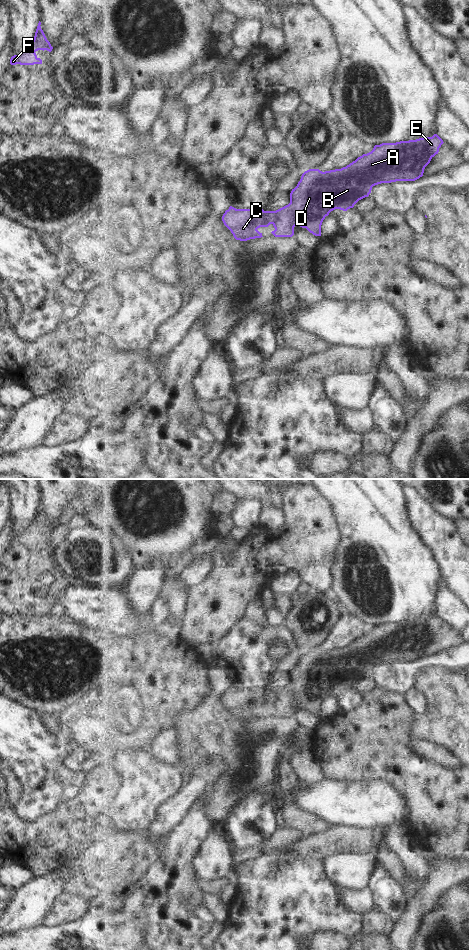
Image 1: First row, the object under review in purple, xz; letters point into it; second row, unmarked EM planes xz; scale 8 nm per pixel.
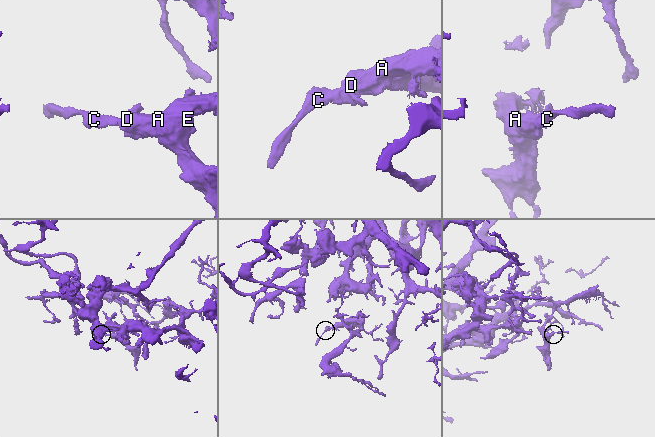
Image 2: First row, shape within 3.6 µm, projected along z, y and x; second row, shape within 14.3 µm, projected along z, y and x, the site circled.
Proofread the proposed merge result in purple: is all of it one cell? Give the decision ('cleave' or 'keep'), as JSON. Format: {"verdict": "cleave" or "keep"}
{"verdict": "keep"}

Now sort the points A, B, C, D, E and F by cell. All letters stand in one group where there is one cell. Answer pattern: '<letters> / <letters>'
A B C D E F

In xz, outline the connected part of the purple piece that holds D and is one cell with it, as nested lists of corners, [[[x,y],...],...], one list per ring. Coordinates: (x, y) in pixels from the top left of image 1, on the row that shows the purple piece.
[[[434,134],[432,137],[416,140],[375,145],[371,152],[363,154],[341,169],[325,172],[319,169],[305,171],[290,193],[290,203],[276,211],[236,209],[230,206],[223,214],[222,221],[234,238],[240,241],[263,237],[257,229],[268,227],[270,224],[275,228],[271,232],[275,237],[292,237],[295,226],[306,228],[315,236],[321,236],[322,222],[331,211],[347,211],[353,208],[359,200],[369,196],[373,186],[396,181],[415,181],[422,177],[425,167],[438,154],[443,143],[443,140]]]

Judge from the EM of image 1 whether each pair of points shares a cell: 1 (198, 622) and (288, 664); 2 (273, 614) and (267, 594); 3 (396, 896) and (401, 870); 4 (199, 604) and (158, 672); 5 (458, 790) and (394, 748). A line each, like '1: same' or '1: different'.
1: different
2: same
3: different
4: different
5: same

